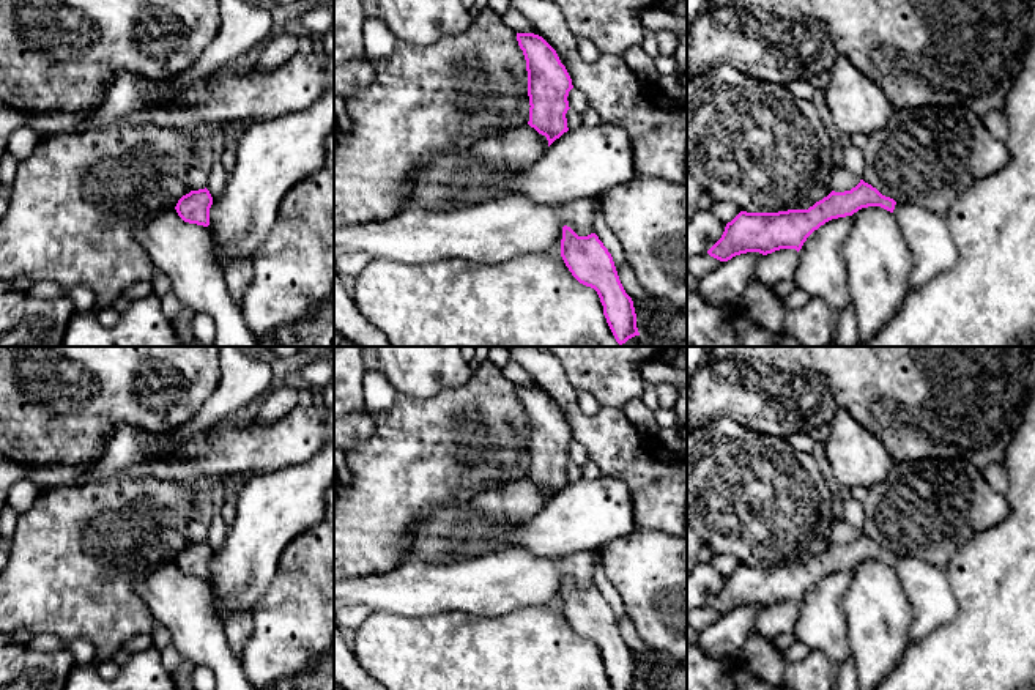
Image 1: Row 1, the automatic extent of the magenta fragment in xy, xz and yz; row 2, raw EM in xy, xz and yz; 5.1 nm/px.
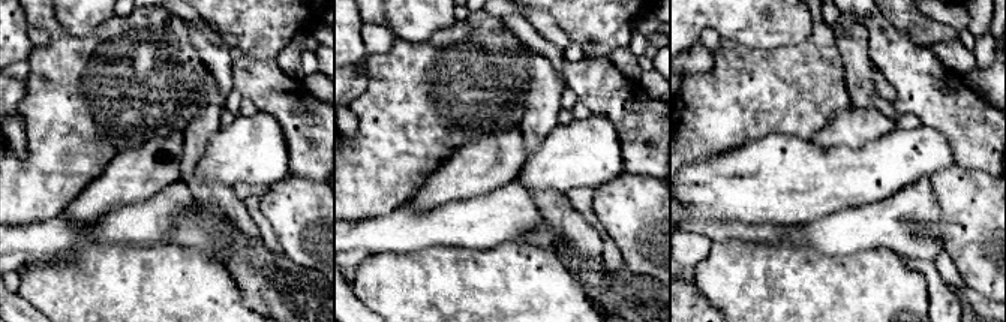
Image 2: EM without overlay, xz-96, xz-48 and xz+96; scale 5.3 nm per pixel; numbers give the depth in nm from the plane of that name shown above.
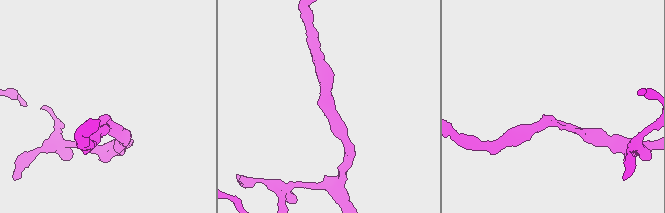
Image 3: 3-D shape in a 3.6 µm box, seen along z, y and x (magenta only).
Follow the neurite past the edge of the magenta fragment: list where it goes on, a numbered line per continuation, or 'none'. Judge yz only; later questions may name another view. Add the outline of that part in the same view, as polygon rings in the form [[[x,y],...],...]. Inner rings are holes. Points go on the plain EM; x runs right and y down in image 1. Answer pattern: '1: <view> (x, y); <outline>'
none

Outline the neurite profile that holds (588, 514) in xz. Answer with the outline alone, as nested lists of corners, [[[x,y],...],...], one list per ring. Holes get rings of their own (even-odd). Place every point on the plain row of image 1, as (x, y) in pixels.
[[[602,474],[597,479],[580,479],[564,485],[532,518],[517,526],[506,526],[504,523],[477,517],[471,503],[440,506],[428,518],[414,526],[413,543],[408,551],[410,558],[421,559],[430,566],[451,566],[458,561],[474,559],[477,555],[471,555],[469,547],[479,543],[492,543],[495,547],[482,555],[506,548],[523,548],[539,558],[564,558],[578,551],[602,550],[608,542],[629,536],[635,528],[633,503],[627,485],[619,479]]]

